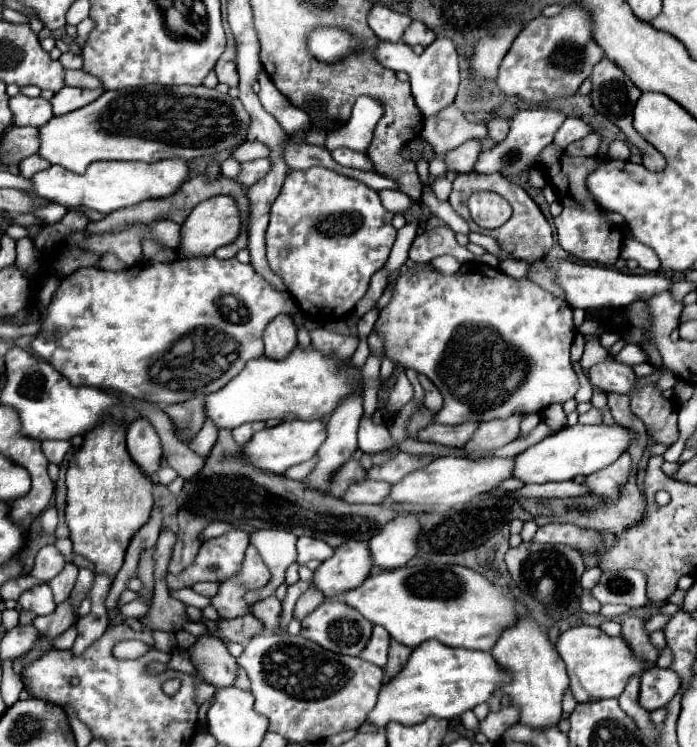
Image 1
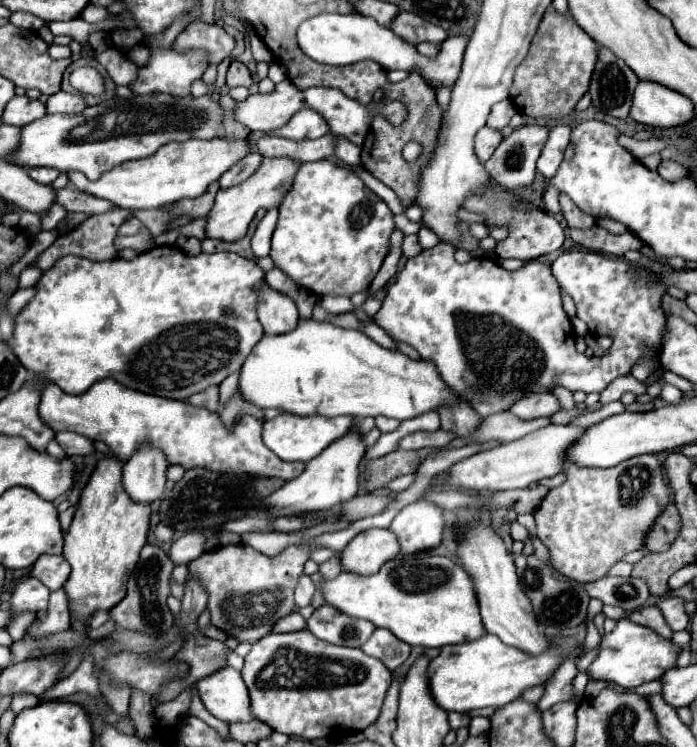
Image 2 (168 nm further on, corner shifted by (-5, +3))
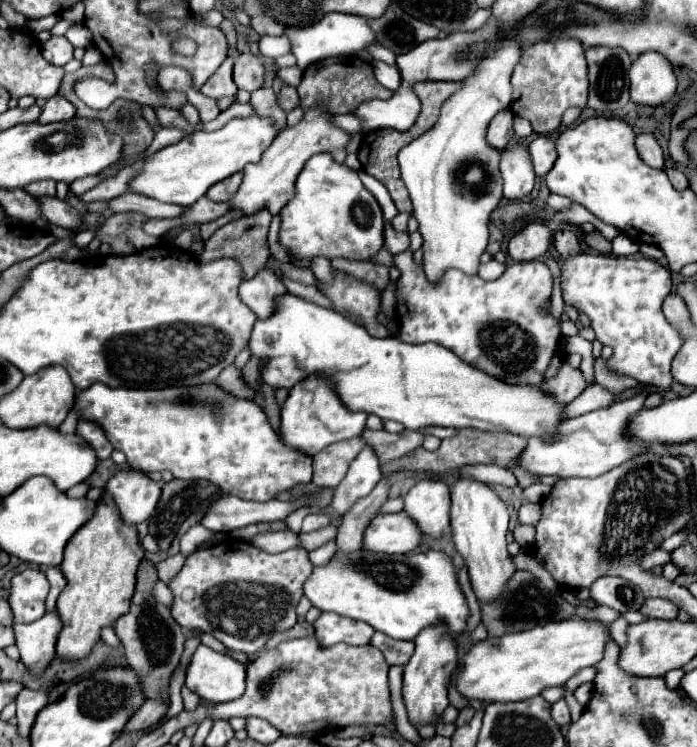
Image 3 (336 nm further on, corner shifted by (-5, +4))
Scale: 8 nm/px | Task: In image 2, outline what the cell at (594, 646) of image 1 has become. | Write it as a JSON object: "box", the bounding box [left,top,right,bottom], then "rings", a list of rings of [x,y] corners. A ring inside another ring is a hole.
{"box":[587,618,677,688],"rings":[[[623,618],[617,622],[613,632],[603,634],[599,654],[587,668],[587,674],[591,680],[607,680],[625,688],[635,688],[643,682],[659,680],[665,670],[675,666],[675,658],[677,648],[671,640],[661,640],[661,636],[653,634],[653,630],[633,624],[629,618]]]}

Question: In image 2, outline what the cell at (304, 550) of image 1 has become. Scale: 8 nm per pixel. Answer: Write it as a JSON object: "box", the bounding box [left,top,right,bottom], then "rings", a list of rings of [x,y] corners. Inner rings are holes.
{"box":[189,542,315,642],"rings":[[[307,542],[283,550],[279,556],[268,557],[247,544],[221,546],[193,560],[189,564],[189,576],[197,574],[201,584],[205,584],[211,622],[217,622],[217,628],[235,636],[239,642],[253,642],[271,632],[271,626],[293,610],[297,576],[301,576],[303,564],[309,560],[313,548],[315,544]]]}

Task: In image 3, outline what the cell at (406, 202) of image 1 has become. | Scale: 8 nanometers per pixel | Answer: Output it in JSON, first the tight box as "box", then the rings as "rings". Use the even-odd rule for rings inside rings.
{"box":[231,105,349,215],"rings":[[[315,105],[305,109],[303,119],[295,127],[283,129],[271,147],[263,153],[261,161],[255,165],[249,165],[243,169],[243,183],[237,191],[237,195],[231,199],[235,209],[241,209],[245,215],[251,215],[255,211],[267,209],[269,213],[279,213],[281,207],[293,199],[293,185],[297,179],[297,173],[303,169],[307,159],[315,153],[331,153],[331,157],[337,163],[345,163],[347,157],[347,145],[349,145],[349,133],[333,125],[333,115],[325,105]]]}

